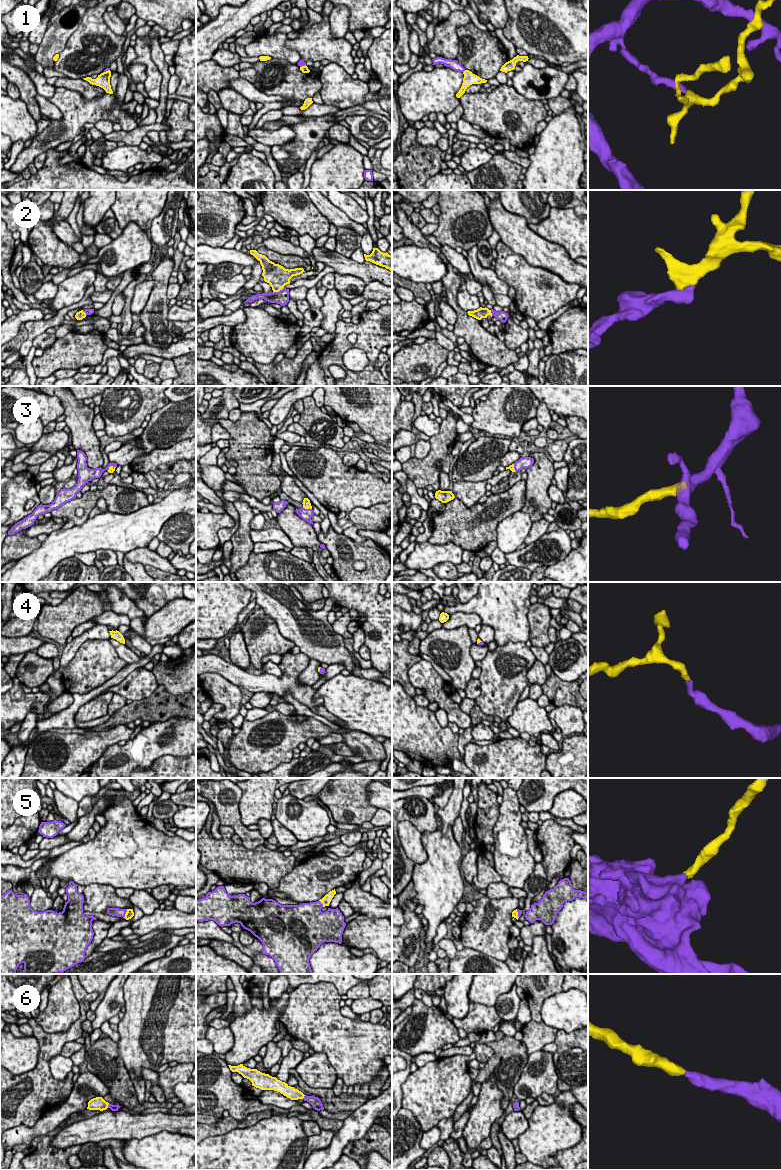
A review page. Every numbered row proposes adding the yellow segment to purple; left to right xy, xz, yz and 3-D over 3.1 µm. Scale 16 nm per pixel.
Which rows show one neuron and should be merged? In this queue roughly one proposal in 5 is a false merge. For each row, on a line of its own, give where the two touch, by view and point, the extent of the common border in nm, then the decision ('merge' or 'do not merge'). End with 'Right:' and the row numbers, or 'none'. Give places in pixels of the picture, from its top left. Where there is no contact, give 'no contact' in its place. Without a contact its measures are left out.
1: contact xy (106, 70); length 110 nm; do not merge
2: contact xz (279, 291); length 190 nm; merge
3: contact xz (307, 509); length 150 nm; merge
4: contact xz (320, 669); length 90 nm; merge
5: contact xy (125, 913); length 160 nm; merge
6: contact xy (108, 1105); length 90 nm; merge
Right: 2, 3, 4, 5, 6

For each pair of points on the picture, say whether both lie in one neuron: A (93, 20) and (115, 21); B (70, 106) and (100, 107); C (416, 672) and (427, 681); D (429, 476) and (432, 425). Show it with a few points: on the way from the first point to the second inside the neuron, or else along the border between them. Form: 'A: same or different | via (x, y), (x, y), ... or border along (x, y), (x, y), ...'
A: different | border along (105, 11), (106, 25), (122, 35)
B: same | via (77, 107), (93, 107)
C: same | via (419, 674), (424, 678)
D: different | border along (440, 424), (438, 433), (430, 437)

